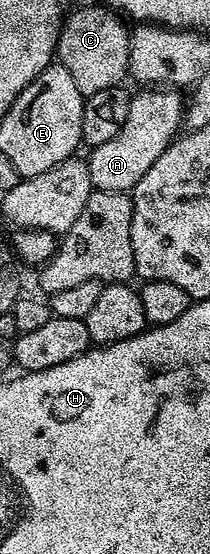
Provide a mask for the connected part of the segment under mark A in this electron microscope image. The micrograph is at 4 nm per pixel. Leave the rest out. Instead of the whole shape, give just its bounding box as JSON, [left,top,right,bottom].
[87,86,183,193]

